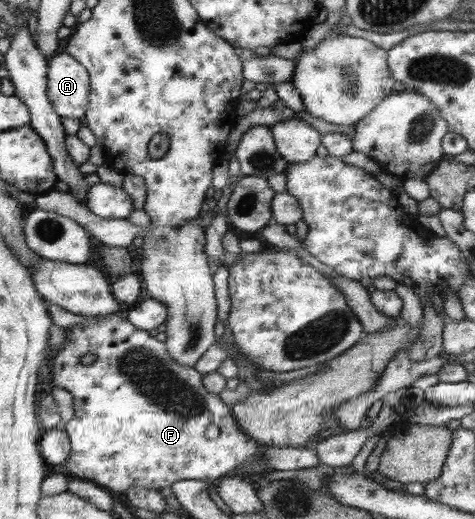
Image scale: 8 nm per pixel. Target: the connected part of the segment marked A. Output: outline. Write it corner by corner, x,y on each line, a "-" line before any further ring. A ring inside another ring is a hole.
65,52
49,57
46,95
59,118
83,119
89,89
88,72
73,57

